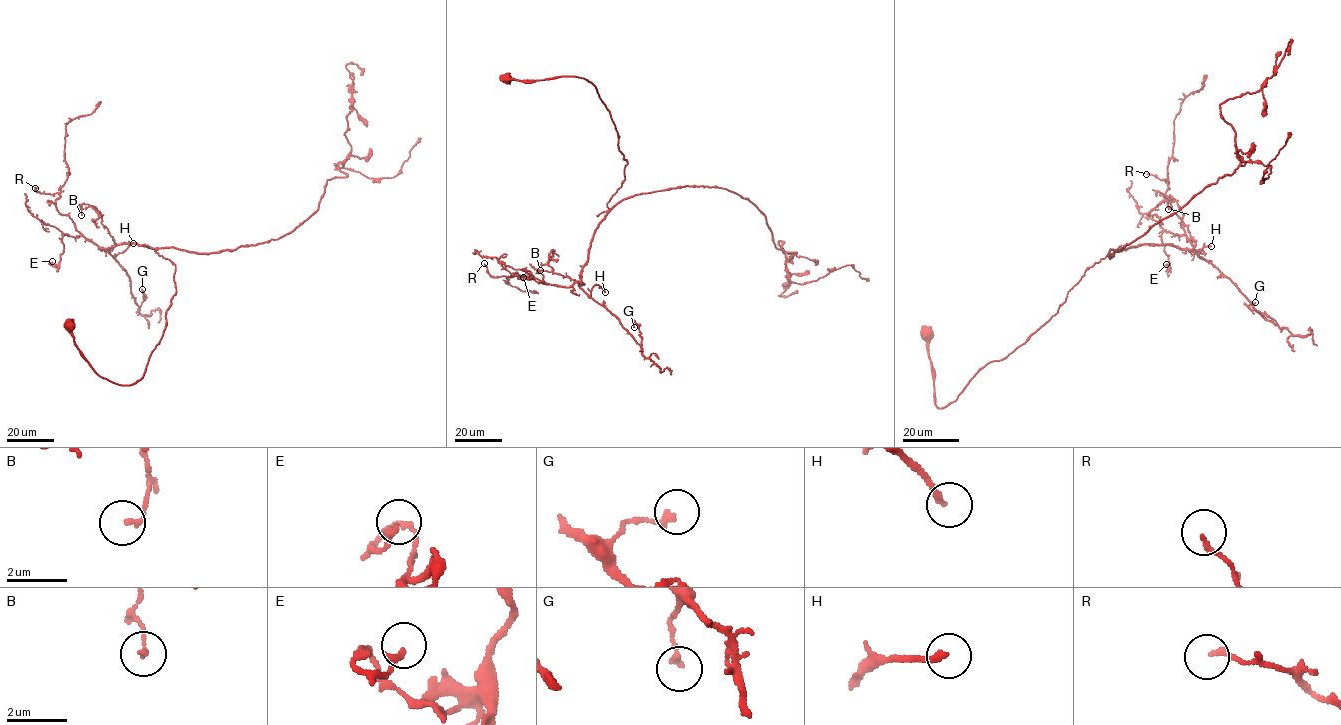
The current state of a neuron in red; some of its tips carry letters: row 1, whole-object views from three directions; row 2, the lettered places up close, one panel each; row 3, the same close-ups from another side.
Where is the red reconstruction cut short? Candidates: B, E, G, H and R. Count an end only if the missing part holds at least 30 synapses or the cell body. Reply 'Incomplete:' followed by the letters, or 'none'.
Incomplete: H

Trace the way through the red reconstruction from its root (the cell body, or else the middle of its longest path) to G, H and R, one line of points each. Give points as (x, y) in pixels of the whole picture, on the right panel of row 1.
G: (924, 335), (942, 408), (1115, 251), (1190, 249), (1275, 324), (1250, 309), (1255, 302)
H: (924, 335), (942, 408), (1054, 315), (1101, 259), (1172, 244), (1211, 261), (1198, 255), (1211, 246)
R: (924, 335), (942, 408), (1054, 315), (1101, 259), (1140, 244), (1192, 250), (1168, 207), (1168, 182), (1146, 174)

